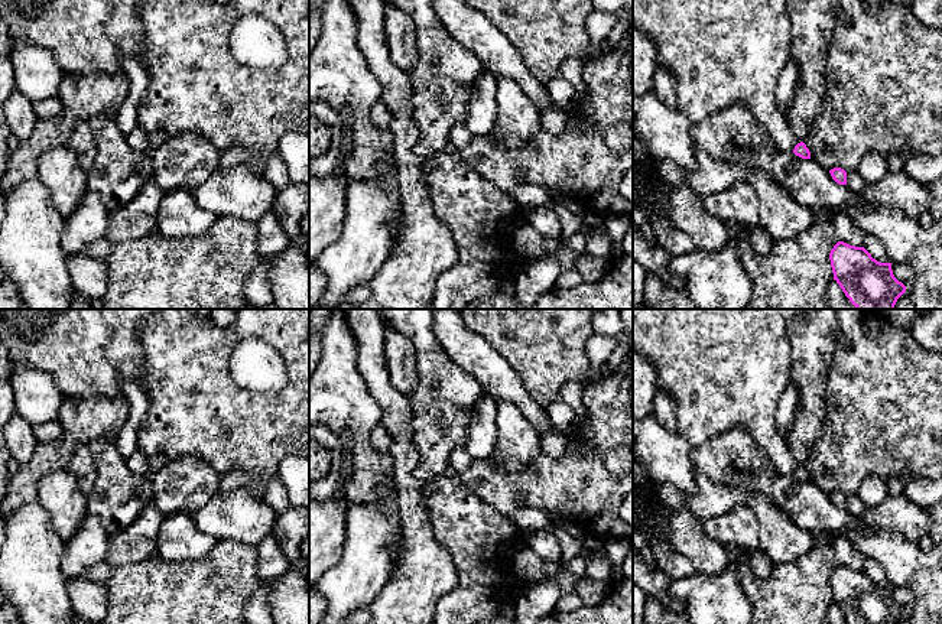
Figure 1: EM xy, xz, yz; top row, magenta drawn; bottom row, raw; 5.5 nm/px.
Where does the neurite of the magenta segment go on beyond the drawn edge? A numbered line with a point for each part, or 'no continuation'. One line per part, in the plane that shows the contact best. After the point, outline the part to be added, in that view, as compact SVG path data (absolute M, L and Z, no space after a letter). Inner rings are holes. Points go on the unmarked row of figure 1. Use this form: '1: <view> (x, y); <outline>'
no continuation

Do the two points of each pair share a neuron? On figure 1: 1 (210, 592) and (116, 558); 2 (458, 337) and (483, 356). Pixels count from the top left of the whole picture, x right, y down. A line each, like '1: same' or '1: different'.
1: different
2: same

